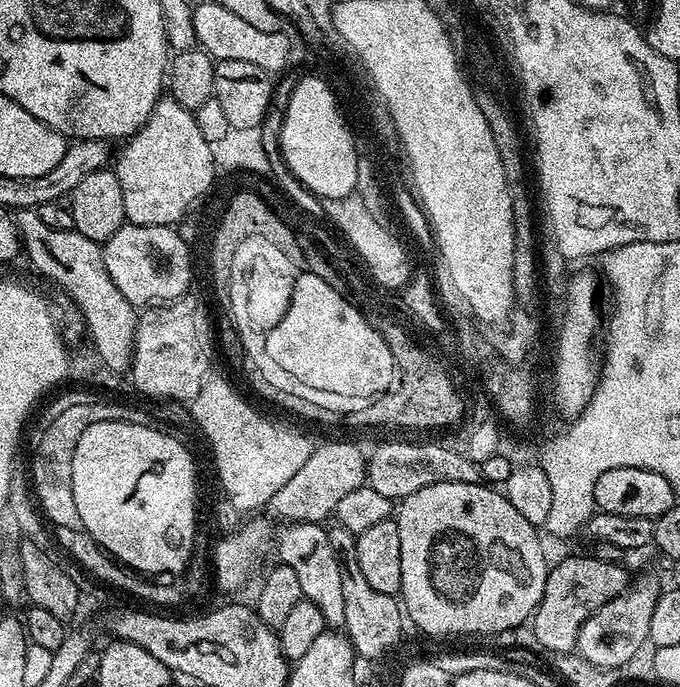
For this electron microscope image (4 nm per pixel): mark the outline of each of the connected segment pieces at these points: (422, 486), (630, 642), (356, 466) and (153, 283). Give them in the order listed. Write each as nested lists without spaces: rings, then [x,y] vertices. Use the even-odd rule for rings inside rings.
[[[452,446],[445,451],[443,448],[384,448],[377,452],[372,464],[373,489],[378,490],[387,500],[399,502],[405,496],[418,490],[426,490],[426,486],[434,486],[438,482],[481,483],[479,463],[476,463],[458,447]]]
[[[640,576],[629,583],[628,588],[615,596],[606,606],[599,608],[589,620],[584,623],[578,634],[575,651],[586,662],[594,662],[594,666],[603,668],[623,669],[640,652],[643,644],[649,643],[650,618],[654,614],[654,606],[658,602],[662,591],[652,576]]]
[[[332,445],[321,448],[320,452],[313,456],[312,460],[300,469],[299,474],[294,474],[278,494],[274,494],[270,505],[270,511],[277,516],[281,522],[295,523],[325,523],[327,516],[331,517],[336,511],[338,502],[350,494],[350,489],[359,484],[363,465],[360,455],[356,449],[344,445]]]
[[[125,222],[108,240],[103,241],[104,265],[133,306],[155,306],[177,300],[192,284],[190,246],[172,226],[138,226]]]

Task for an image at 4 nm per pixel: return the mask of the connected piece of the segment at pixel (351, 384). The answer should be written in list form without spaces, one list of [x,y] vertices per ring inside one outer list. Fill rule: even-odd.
[[[304,270],[304,280],[296,284],[292,312],[284,316],[284,324],[268,336],[268,344],[256,356],[260,356],[260,364],[264,364],[264,356],[272,356],[280,368],[288,368],[292,376],[300,376],[304,384],[344,392],[344,396],[368,396],[368,392],[376,392],[376,388],[384,388],[392,380],[392,356],[380,344],[382,335],[381,329],[333,286]]]

